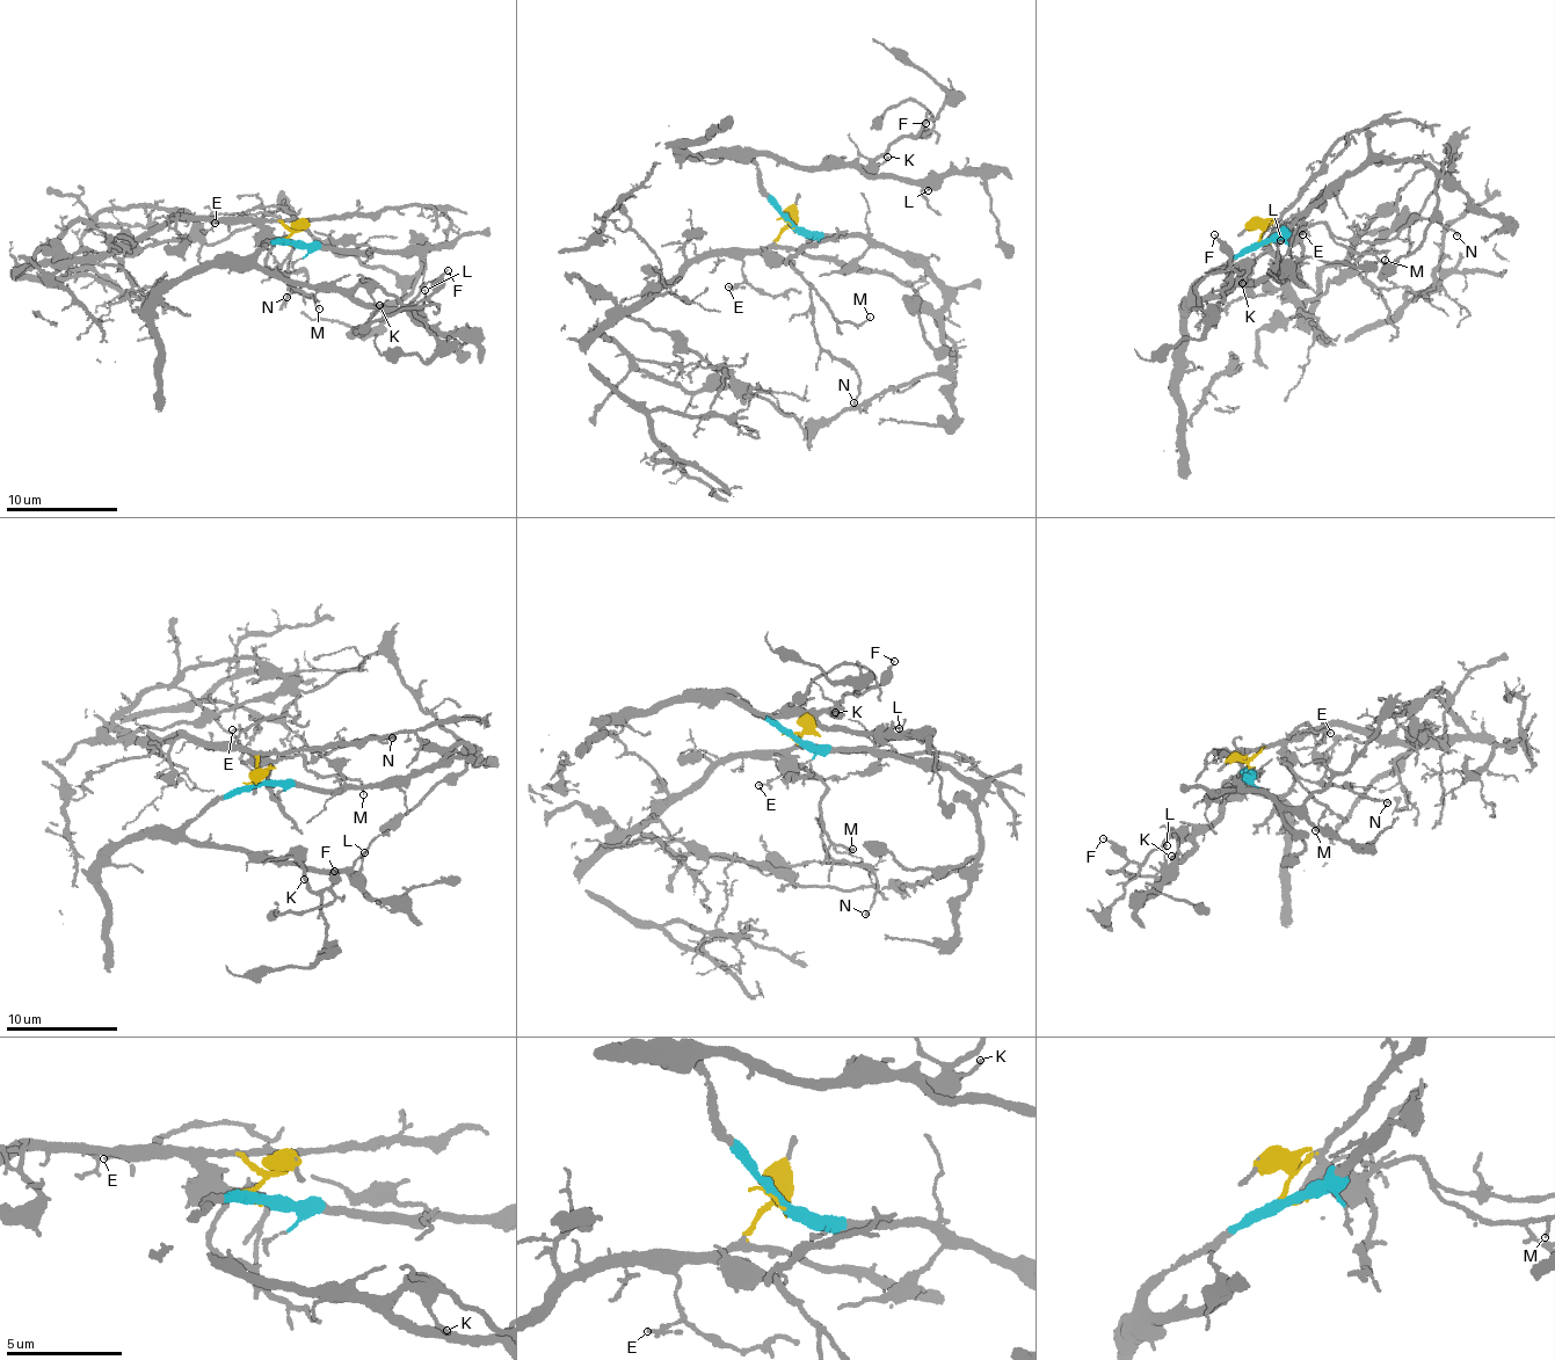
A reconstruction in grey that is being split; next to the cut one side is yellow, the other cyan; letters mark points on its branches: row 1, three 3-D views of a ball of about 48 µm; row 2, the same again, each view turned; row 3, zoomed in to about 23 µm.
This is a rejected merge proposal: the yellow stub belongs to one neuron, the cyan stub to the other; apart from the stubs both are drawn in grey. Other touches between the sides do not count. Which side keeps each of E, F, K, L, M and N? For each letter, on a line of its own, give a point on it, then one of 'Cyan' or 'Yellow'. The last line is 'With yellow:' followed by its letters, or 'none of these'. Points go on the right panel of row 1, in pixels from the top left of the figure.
E: Place: (1302, 234). Yellow
F: Place: (1214, 234). Cyan
K: Place: (1242, 283). Cyan
L: Place: (1280, 240). Cyan
M: Place: (1385, 260). Yellow
N: Place: (1457, 235). Yellow
With yellow: E, M, N

